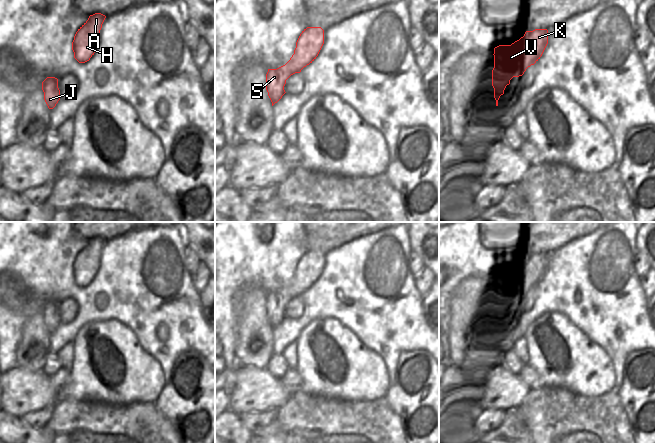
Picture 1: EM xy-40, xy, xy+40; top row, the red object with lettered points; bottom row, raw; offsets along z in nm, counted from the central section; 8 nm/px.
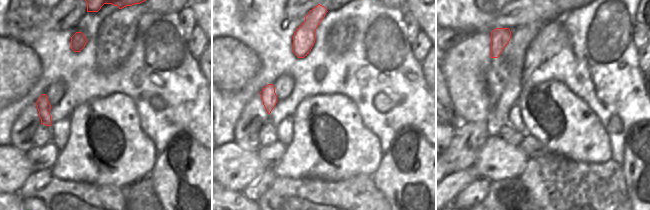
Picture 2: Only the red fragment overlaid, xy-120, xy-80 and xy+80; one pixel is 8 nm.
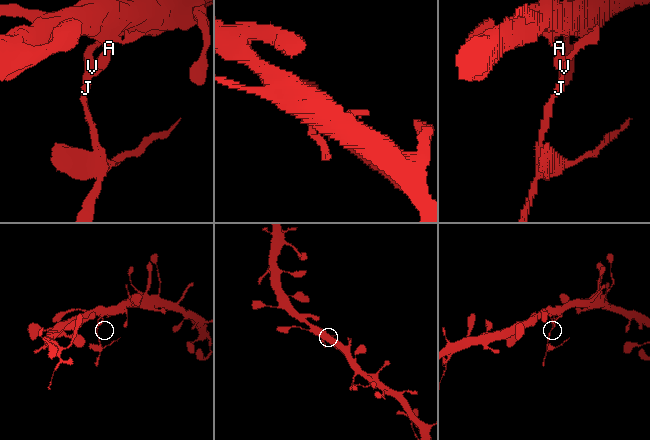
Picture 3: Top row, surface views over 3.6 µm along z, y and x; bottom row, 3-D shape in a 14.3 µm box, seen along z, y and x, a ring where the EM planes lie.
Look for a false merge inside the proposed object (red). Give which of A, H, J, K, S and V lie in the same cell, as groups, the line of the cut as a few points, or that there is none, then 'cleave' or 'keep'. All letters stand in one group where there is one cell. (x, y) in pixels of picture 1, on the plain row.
A H K / J S V | xy+40 (519, 263), (519, 279), (526, 292) | cleave

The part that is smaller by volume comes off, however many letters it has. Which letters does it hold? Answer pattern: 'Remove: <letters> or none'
Remove: J, S, V.

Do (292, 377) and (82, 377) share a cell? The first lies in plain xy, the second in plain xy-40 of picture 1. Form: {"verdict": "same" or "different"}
{"verdict": "different"}

